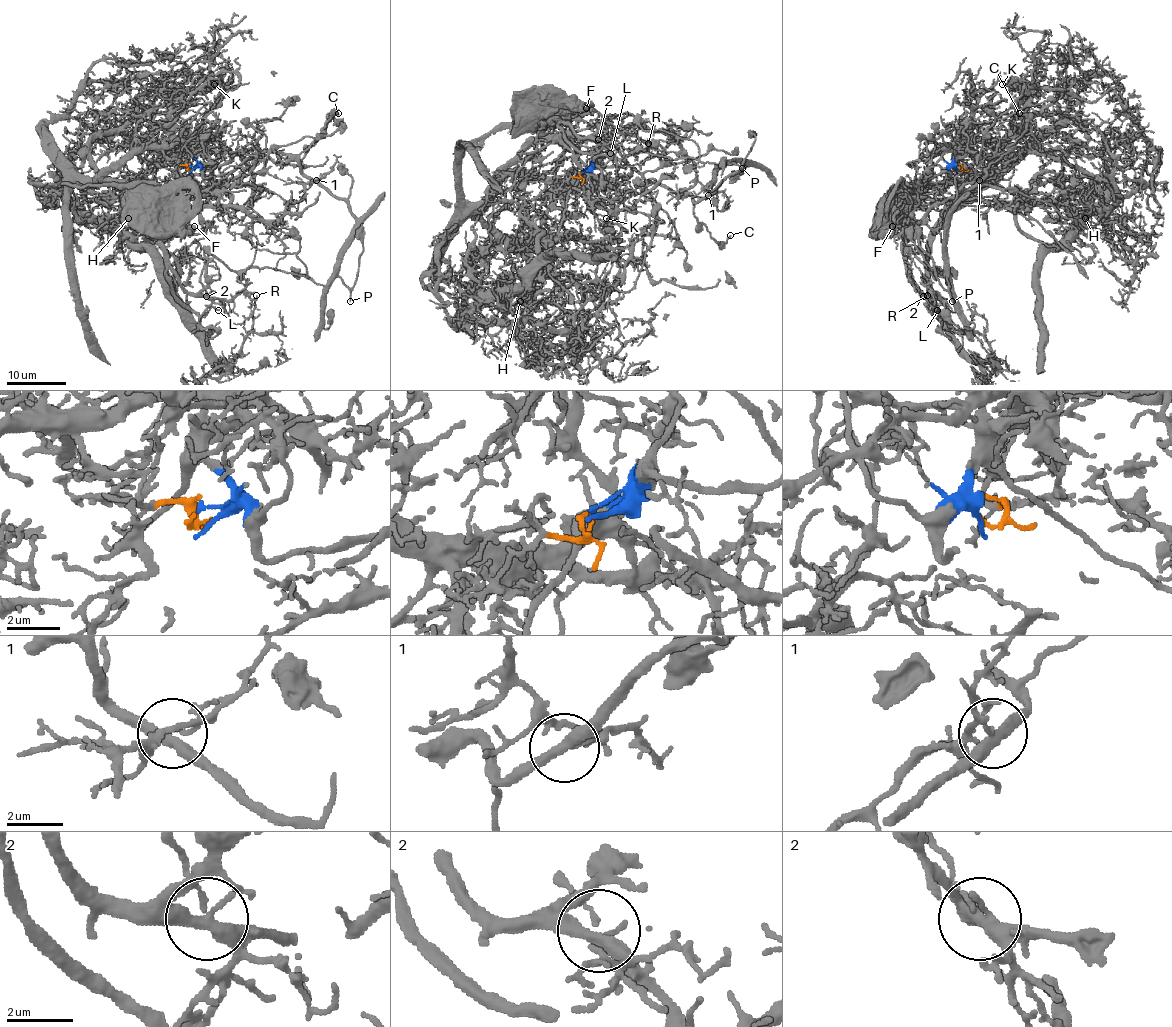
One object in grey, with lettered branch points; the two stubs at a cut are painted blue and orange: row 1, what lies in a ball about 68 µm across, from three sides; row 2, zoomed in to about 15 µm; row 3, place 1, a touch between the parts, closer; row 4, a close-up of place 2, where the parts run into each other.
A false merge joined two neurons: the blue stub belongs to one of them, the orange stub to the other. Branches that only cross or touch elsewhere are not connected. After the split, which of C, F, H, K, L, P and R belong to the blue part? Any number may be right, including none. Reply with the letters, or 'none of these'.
C, P

